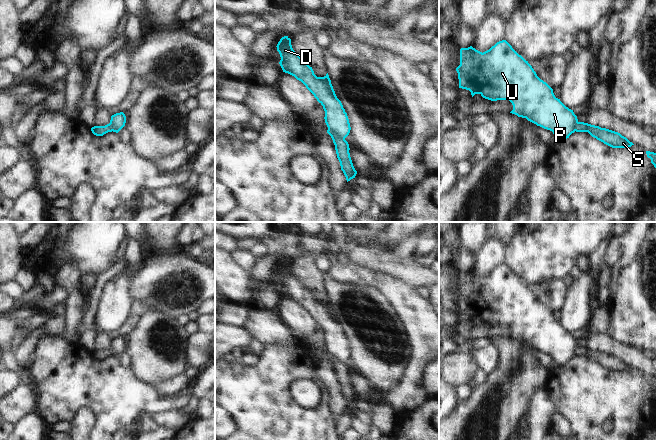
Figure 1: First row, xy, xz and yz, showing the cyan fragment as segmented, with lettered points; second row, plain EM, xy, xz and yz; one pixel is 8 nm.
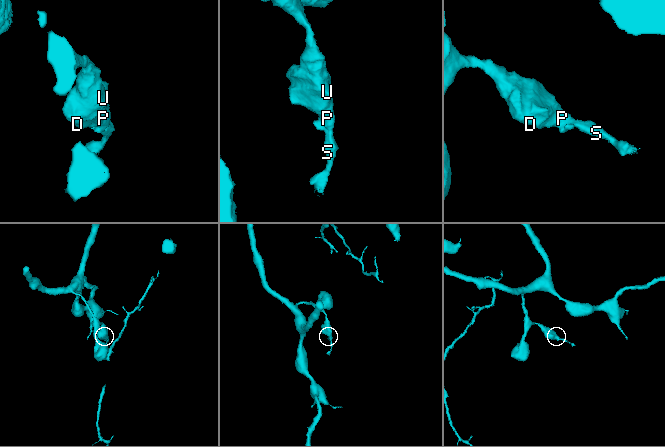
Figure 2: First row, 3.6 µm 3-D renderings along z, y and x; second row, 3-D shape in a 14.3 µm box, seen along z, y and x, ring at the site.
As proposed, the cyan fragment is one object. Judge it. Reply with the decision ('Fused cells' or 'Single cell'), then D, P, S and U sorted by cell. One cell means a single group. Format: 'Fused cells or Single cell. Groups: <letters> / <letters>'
Fused cells. Groups: D P U / S.

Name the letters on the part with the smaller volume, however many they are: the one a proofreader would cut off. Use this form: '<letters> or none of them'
S.

